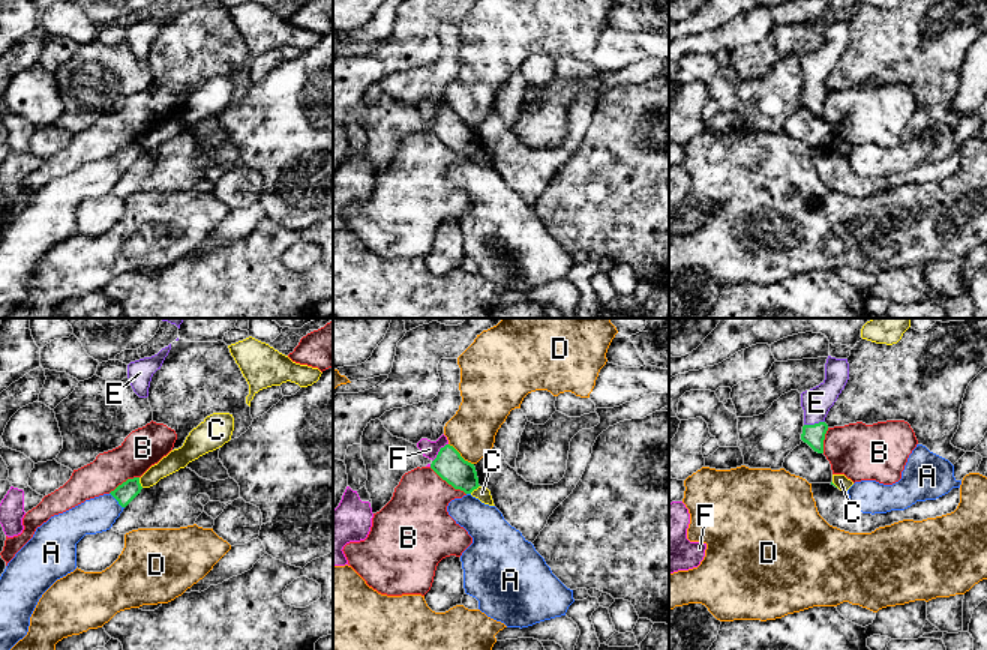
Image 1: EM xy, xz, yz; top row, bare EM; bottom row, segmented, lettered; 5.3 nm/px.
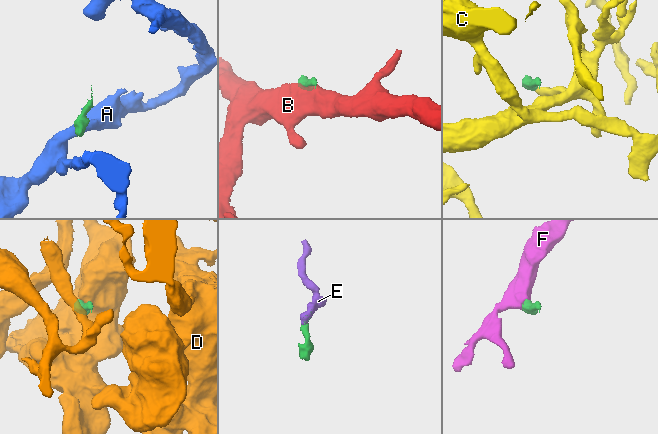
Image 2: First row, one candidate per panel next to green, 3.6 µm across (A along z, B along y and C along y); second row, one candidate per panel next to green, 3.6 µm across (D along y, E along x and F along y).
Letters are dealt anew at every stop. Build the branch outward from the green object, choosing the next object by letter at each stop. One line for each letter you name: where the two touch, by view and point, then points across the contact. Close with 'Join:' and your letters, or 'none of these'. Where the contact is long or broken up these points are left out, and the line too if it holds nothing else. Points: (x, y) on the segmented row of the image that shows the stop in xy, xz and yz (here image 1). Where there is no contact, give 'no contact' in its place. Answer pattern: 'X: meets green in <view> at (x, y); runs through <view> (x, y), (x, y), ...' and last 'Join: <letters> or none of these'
E: meets green in yz at (815, 424); runs through yz (813, 436), (815, 424), (816, 403)
F: meets green in xz at (438, 452); runs through xz (449, 464), (438, 452), (429, 449)
Join: E, F

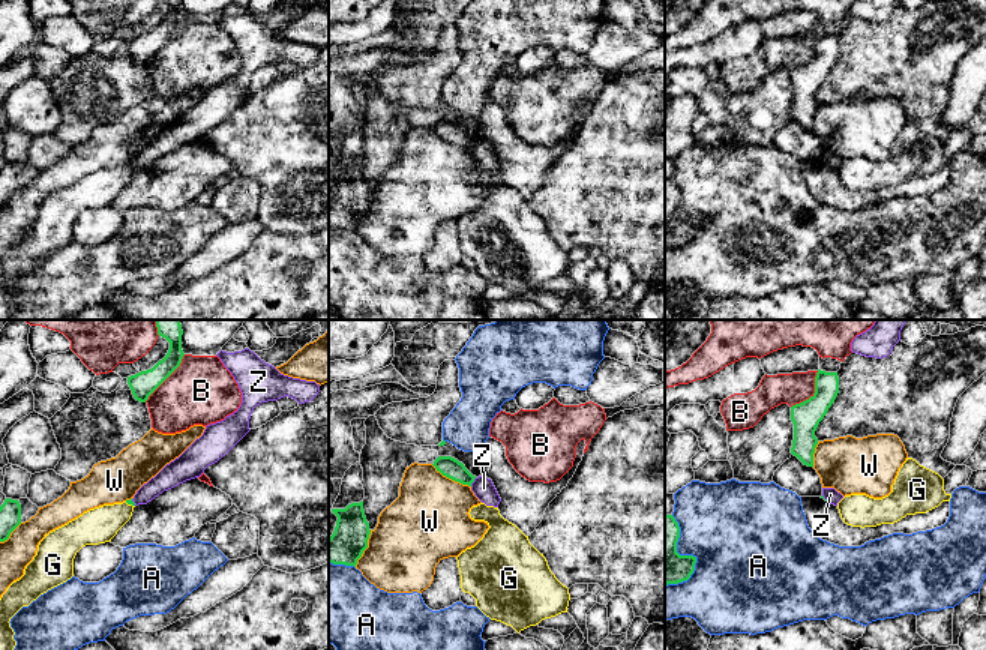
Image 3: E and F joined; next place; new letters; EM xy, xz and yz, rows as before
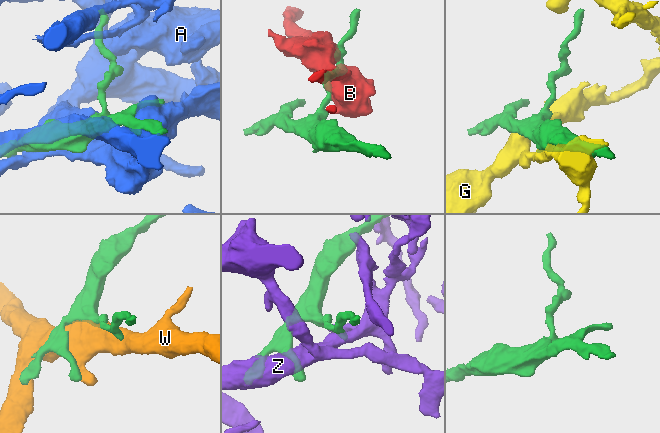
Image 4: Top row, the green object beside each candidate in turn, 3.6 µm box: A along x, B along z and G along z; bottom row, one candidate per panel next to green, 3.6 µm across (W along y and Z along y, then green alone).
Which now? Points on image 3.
Join: none of these

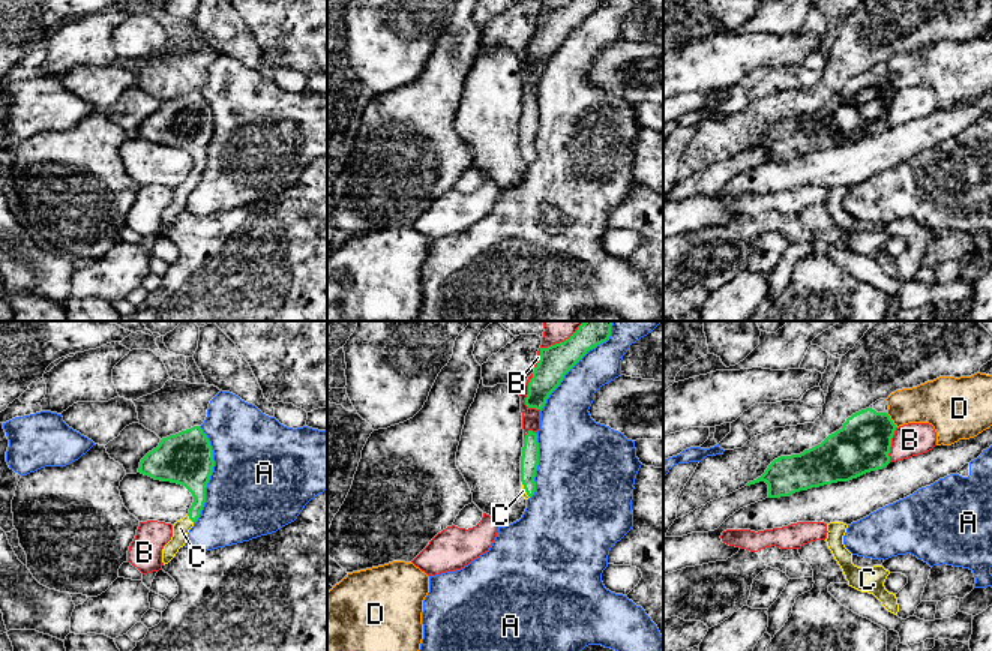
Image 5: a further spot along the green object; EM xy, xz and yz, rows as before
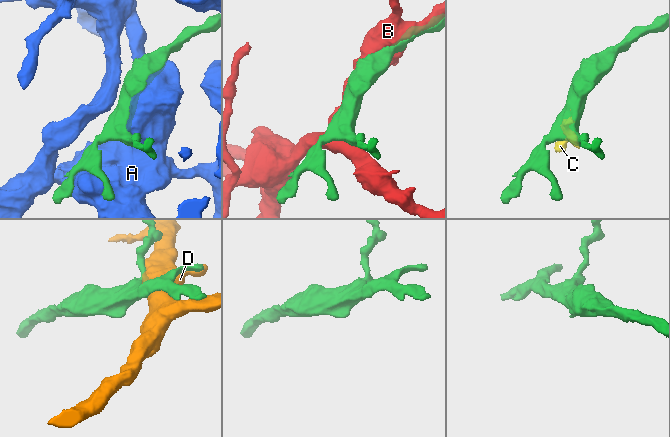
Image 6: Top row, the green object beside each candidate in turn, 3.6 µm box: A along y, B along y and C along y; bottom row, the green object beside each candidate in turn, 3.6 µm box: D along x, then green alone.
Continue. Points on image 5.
C: meets green in xy at (191, 519)
Join: C

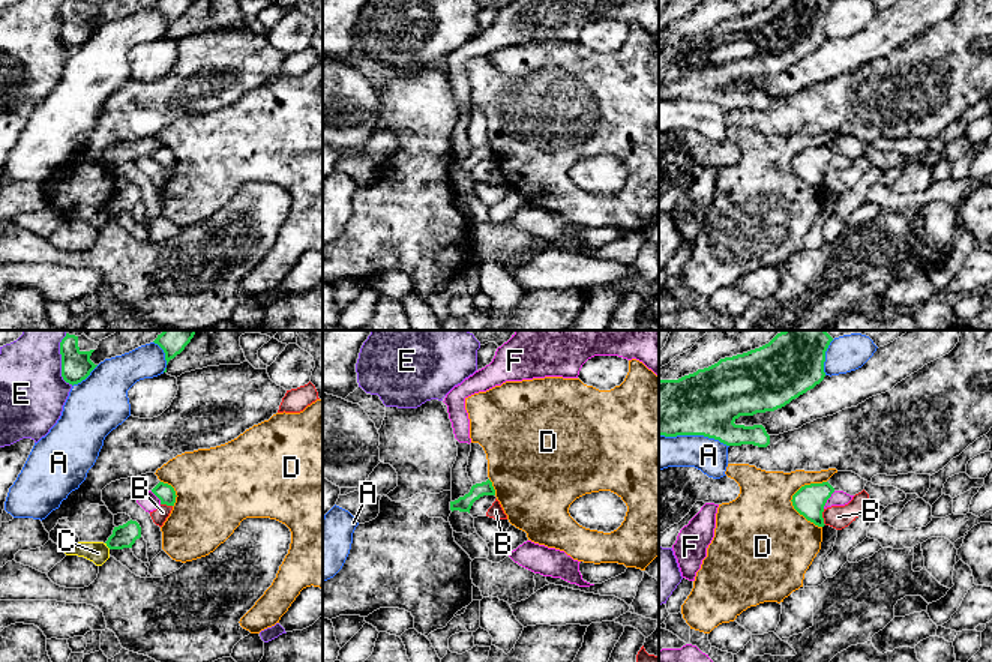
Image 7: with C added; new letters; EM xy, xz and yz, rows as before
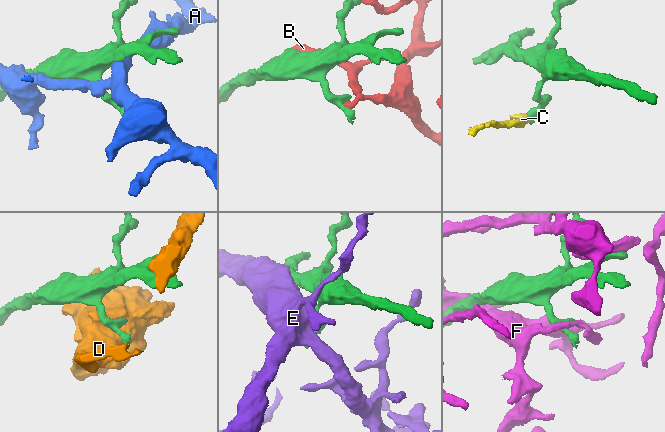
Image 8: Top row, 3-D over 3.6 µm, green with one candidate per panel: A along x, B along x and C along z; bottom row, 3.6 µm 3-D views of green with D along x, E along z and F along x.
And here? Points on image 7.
Join: none of these

